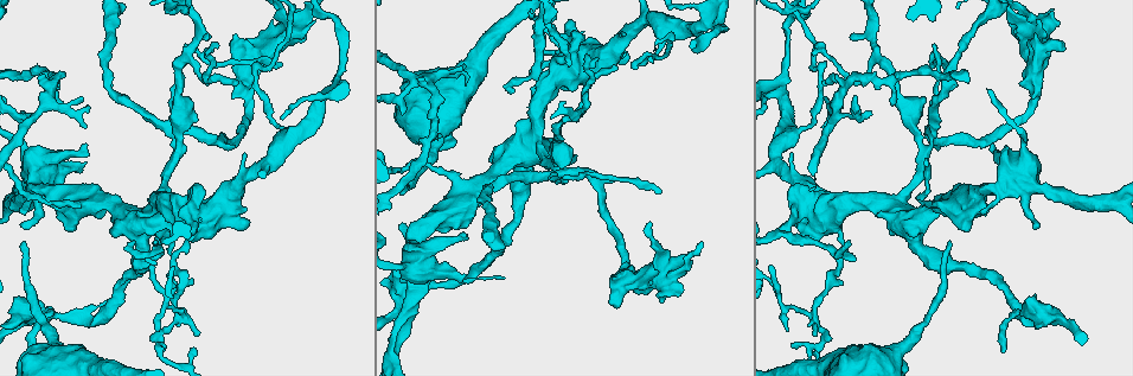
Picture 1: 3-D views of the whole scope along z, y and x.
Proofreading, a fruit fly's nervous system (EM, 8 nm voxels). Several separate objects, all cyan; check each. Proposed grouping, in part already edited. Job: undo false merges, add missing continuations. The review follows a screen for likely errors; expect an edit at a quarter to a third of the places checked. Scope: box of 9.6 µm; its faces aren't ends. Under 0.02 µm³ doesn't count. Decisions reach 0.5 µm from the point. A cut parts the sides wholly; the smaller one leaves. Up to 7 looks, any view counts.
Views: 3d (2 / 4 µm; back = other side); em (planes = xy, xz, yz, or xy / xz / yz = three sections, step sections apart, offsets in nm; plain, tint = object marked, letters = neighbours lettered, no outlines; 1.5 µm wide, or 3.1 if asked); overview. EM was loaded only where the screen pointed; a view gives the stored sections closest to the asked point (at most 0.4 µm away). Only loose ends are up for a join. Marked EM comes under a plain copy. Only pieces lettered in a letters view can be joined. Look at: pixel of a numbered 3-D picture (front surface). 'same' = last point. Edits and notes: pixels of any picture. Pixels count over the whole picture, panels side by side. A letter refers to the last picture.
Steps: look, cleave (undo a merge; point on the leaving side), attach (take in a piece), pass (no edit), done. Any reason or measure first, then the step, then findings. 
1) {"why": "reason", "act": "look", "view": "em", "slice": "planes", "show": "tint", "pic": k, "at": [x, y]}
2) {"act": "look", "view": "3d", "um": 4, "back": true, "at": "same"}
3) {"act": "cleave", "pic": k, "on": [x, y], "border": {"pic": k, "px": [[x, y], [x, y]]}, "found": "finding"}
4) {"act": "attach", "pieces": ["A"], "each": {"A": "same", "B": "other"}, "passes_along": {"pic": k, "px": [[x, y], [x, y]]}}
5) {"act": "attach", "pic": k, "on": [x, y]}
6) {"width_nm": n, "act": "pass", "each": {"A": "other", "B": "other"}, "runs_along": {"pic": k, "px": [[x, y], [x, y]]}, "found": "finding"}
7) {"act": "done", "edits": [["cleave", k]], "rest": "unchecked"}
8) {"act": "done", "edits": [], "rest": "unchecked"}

{"why": "thin neck", "act": "look", "view": "em", "slice": "planes", "show": "tint", "pic": 1, "at": [173, 136]}

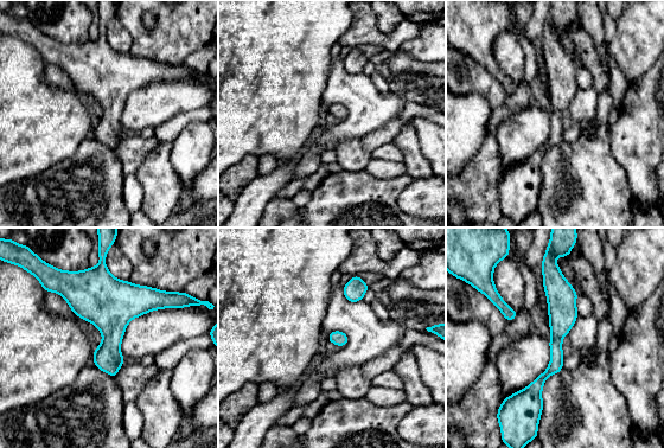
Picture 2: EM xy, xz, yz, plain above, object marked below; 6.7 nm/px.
{"act": "look", "view": "em", "slice": "planes", "show": "letters", "at": "same"}

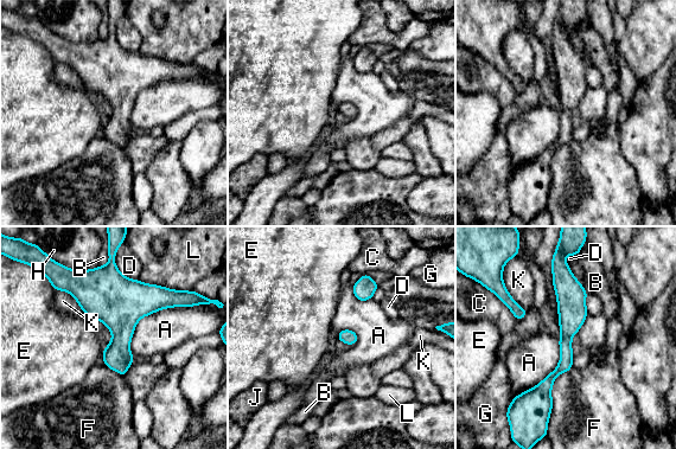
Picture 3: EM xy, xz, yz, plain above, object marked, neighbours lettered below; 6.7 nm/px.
{"width_nm": 100, "act": "pass", "each": {"A": "other", "B": "other", "C": "other", "D": "other", "E": "other", "F": "other", "G": "other", "H": "other", "J": "other", "K": "other", "L": "other"}, "found": "one neuron here"}

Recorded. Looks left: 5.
{"why": "free end", "act": "look", "view": "3d", "um": 2, "pic": 1, "at": [23, 243]}

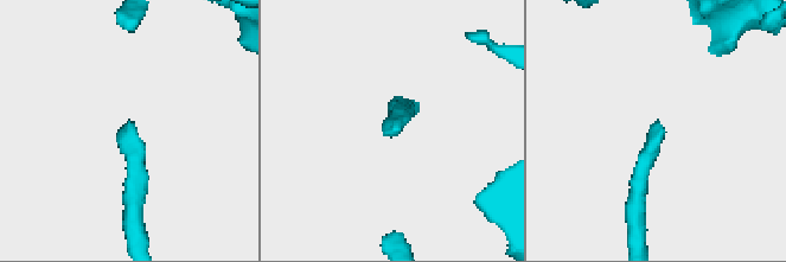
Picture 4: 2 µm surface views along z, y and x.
{"act": "look", "view": "em", "slice": "xz", "step": 4, "show": "letters", "pic": 4, "at": [128, 122]}

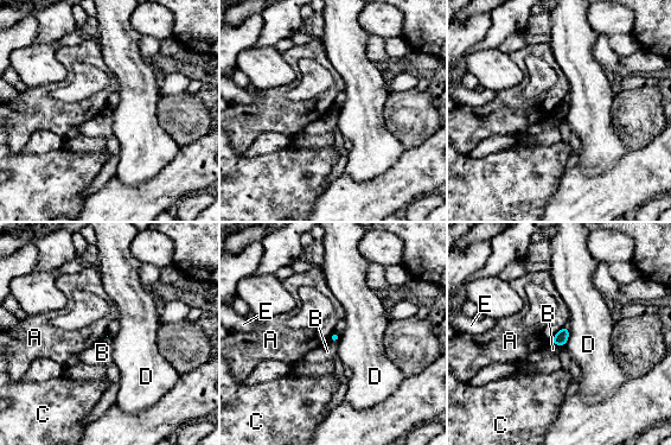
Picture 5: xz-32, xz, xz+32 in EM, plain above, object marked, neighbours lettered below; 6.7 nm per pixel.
{"why": "another direction", "act": "look", "view": "em", "slice": "planes", "show": "letters", "at": "same"}

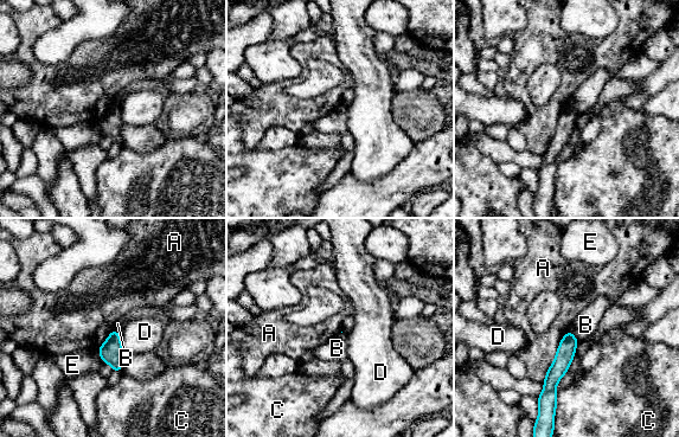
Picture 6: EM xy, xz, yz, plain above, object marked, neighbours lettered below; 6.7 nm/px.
{"longest_contact_nm": ["A", 400], "act": "pass", "each": {"A": "other", "B": "other", "C": "other", "D": "other", "E": "other"}, "runs_along": {"pic": 6, "px": [[569, 335], [550, 400]]}, "found": "no lettered piece goes on from it"}

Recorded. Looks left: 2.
{"why": "narrows sharply", "act": "look", "view": "em", "slice": "yz", "step": 4, "show": "tint", "pic": 1, "at": [179, 313]}

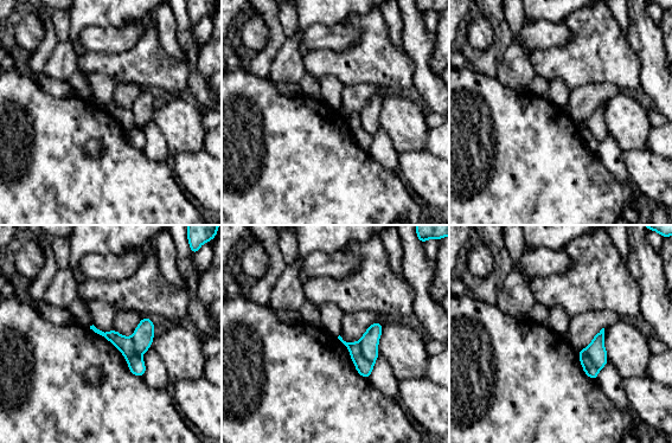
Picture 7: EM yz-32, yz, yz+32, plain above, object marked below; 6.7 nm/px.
{"act": "look", "view": "em", "slice": "planes", "show": "letters", "at": "same"}

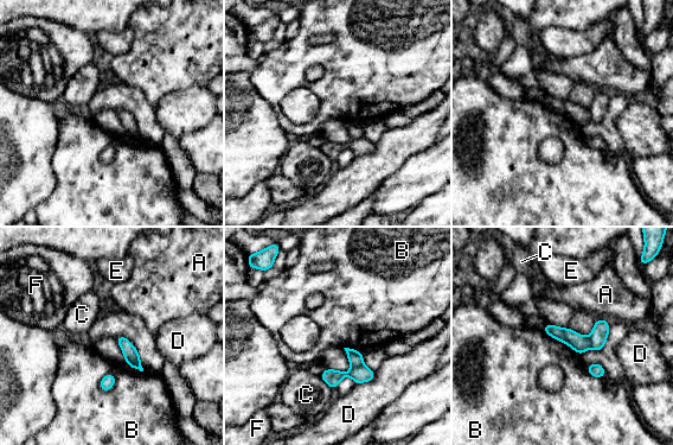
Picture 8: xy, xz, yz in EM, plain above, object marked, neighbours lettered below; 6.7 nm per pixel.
{"width_nm": 70, "act": "pass", "each": {"A": "other", "B": "other", "C": "other", "D": "other", "E": "other", "F": "other"}, "runs_along": {"pic": 8, "px": [[606, 326], [591, 341], [547, 329]]}, "found": "continuous, no second neuron"}

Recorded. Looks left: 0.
{"act": "done", "edits": [], "rest": "unchecked"}

